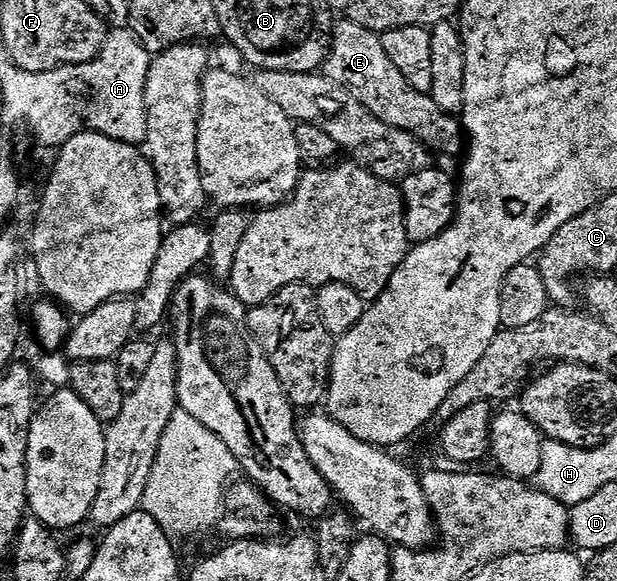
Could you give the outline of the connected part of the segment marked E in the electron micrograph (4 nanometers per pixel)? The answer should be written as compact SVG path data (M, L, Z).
M347 20L337 23L336 34L334 30L330 38L328 56L322 67L329 80L351 92L356 101L363 104L371 114L378 116L378 120L419 138L429 151L456 154L461 149L461 153L466 146L462 137L461 119L442 112L442 108L434 104L431 94L423 94L406 84L406 76L402 76L402 72L394 68L390 56L386 56L386 48L382 48L380 34Z

